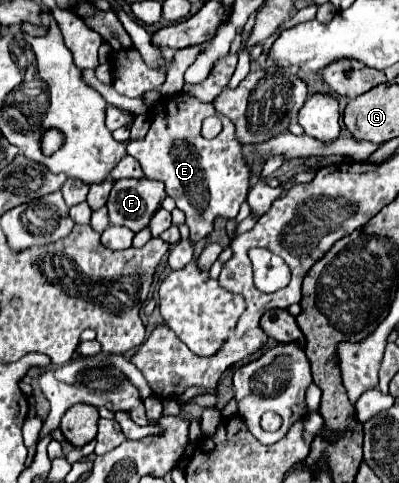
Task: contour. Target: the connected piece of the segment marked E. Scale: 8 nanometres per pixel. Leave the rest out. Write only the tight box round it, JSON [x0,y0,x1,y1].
[126,94,250,242]

